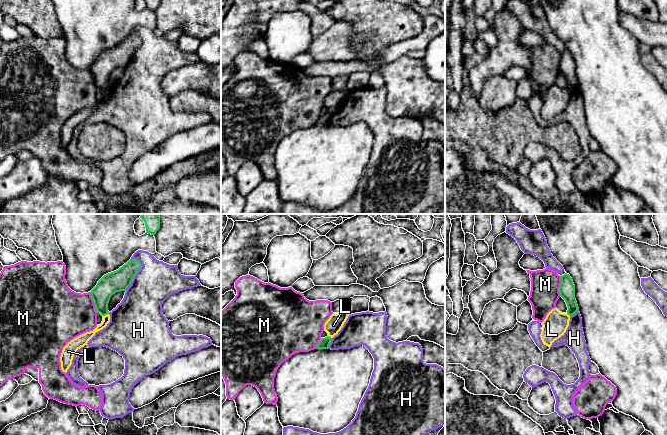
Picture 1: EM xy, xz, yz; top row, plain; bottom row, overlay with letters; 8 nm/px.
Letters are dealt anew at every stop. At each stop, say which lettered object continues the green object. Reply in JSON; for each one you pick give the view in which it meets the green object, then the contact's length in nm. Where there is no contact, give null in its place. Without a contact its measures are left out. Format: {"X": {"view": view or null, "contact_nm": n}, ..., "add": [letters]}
{"add": []}

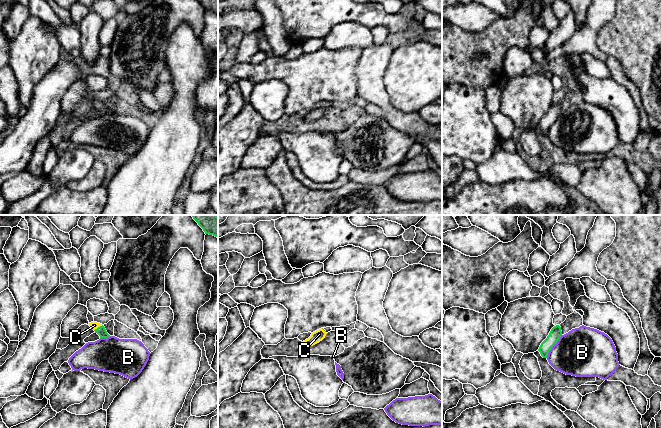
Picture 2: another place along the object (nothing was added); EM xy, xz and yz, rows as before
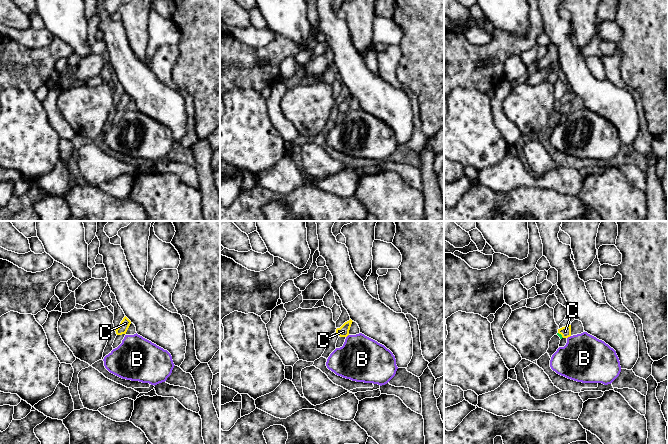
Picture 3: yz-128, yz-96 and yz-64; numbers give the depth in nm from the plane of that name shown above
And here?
{"C": {"view": "xy", "contact_nm": 80}, "add": ["C"]}

